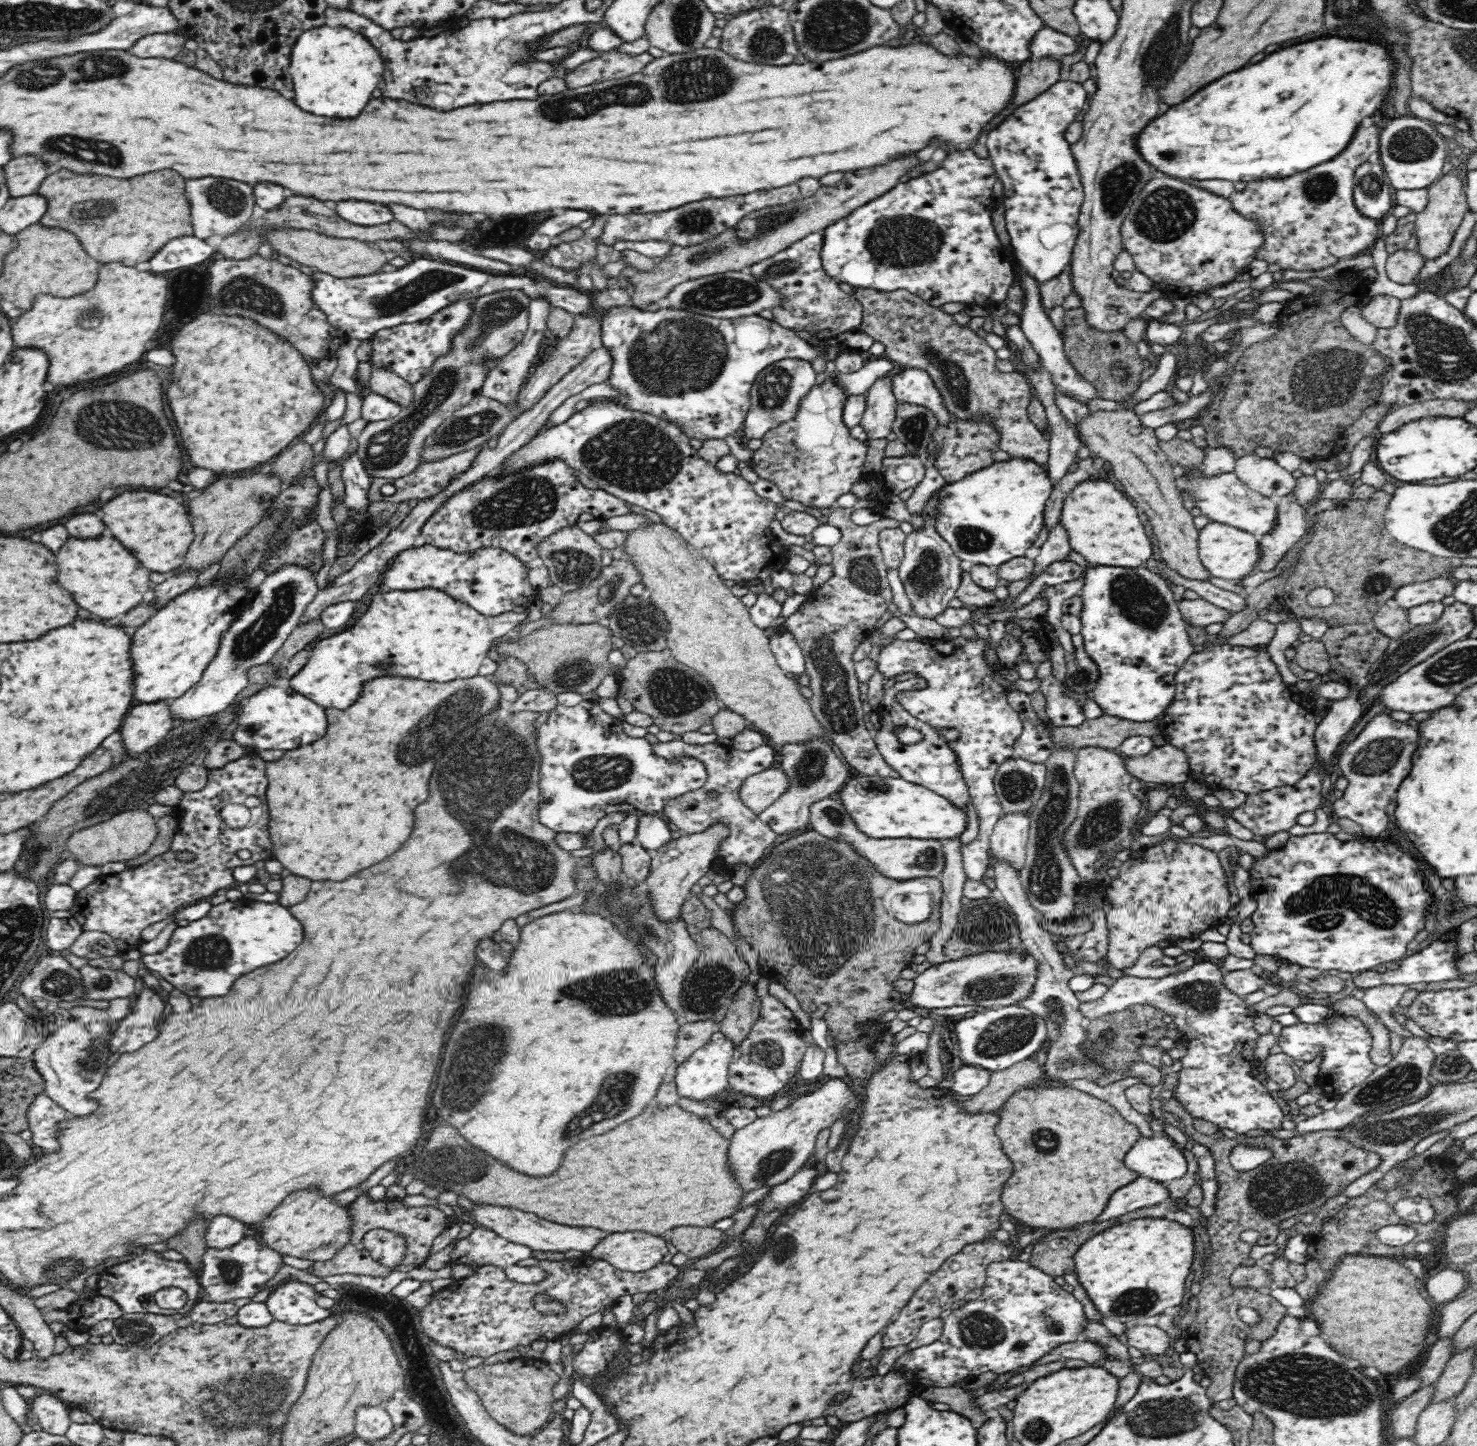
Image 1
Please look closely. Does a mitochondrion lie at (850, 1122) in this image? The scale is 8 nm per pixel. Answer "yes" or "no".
no

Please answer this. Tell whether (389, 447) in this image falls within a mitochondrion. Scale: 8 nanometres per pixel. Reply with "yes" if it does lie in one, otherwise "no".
yes

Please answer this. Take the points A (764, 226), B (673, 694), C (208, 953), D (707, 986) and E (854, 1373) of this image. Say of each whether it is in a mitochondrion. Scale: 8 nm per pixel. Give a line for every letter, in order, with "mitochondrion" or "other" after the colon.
A: mitochondrion
B: mitochondrion
C: mitochondrion
D: mitochondrion
E: other

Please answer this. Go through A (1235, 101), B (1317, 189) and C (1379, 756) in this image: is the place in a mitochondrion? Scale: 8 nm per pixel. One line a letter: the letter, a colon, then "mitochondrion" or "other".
A: other
B: mitochondrion
C: mitochondrion

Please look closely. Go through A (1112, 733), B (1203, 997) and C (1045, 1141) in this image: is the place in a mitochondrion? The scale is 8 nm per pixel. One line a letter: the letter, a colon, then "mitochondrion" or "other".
A: other
B: mitochondrion
C: mitochondrion

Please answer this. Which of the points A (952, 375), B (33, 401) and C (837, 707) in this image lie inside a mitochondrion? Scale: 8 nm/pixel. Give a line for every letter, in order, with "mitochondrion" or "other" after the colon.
A: mitochondrion
B: other
C: mitochondrion

